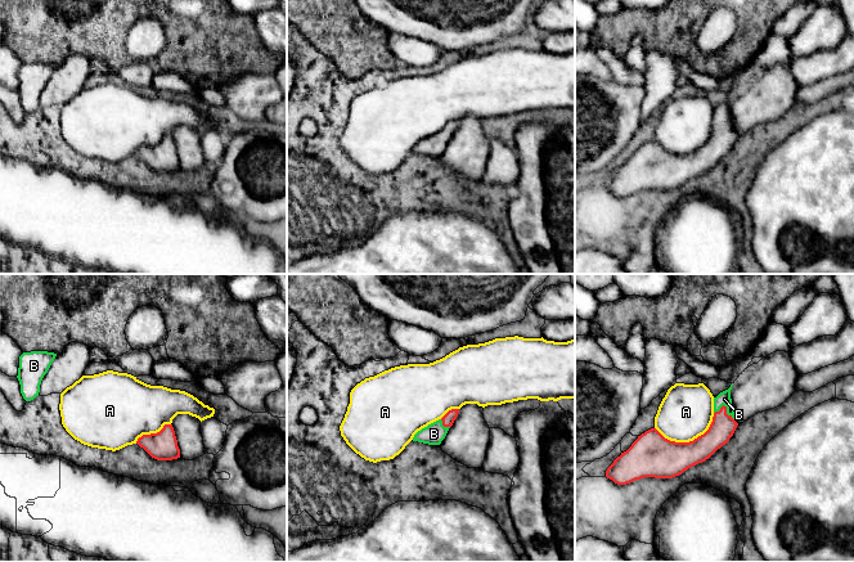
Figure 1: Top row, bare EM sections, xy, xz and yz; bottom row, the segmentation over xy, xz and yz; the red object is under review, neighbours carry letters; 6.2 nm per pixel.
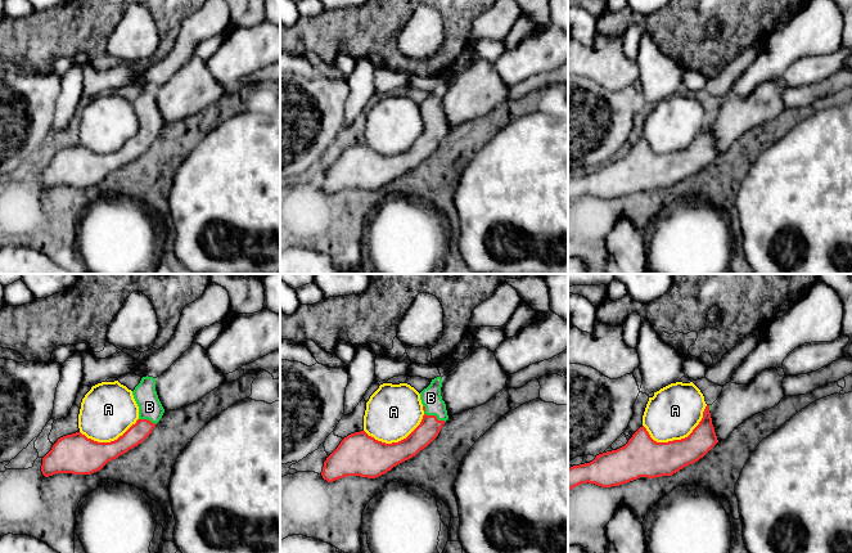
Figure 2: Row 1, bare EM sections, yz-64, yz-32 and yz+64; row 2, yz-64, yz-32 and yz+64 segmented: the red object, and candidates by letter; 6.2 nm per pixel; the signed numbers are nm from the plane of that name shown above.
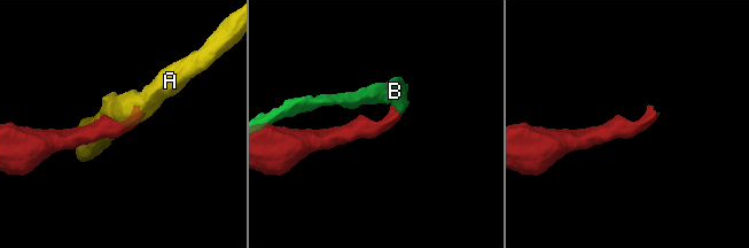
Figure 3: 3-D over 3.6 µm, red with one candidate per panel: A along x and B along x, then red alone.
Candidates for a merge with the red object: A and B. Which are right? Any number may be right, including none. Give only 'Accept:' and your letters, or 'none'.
Accept: B

